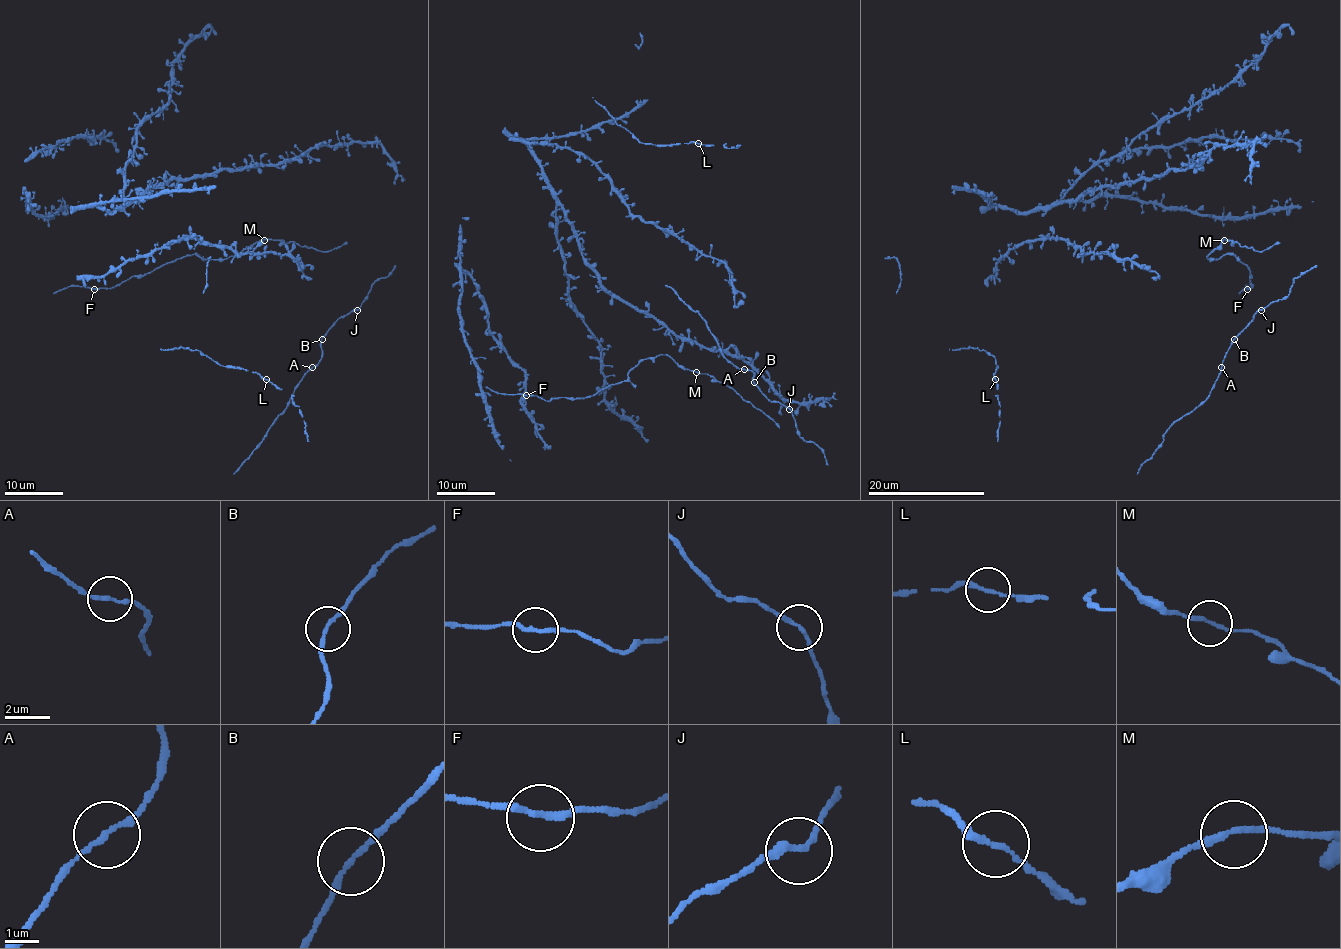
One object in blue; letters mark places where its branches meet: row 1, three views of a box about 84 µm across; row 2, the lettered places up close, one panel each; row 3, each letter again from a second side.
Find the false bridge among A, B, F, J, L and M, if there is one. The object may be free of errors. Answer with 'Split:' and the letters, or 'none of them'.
Split: none of them

